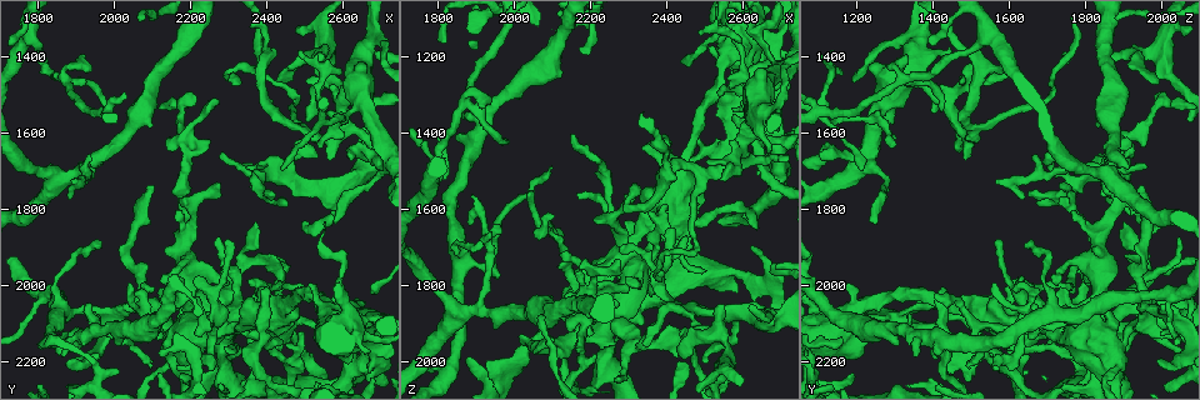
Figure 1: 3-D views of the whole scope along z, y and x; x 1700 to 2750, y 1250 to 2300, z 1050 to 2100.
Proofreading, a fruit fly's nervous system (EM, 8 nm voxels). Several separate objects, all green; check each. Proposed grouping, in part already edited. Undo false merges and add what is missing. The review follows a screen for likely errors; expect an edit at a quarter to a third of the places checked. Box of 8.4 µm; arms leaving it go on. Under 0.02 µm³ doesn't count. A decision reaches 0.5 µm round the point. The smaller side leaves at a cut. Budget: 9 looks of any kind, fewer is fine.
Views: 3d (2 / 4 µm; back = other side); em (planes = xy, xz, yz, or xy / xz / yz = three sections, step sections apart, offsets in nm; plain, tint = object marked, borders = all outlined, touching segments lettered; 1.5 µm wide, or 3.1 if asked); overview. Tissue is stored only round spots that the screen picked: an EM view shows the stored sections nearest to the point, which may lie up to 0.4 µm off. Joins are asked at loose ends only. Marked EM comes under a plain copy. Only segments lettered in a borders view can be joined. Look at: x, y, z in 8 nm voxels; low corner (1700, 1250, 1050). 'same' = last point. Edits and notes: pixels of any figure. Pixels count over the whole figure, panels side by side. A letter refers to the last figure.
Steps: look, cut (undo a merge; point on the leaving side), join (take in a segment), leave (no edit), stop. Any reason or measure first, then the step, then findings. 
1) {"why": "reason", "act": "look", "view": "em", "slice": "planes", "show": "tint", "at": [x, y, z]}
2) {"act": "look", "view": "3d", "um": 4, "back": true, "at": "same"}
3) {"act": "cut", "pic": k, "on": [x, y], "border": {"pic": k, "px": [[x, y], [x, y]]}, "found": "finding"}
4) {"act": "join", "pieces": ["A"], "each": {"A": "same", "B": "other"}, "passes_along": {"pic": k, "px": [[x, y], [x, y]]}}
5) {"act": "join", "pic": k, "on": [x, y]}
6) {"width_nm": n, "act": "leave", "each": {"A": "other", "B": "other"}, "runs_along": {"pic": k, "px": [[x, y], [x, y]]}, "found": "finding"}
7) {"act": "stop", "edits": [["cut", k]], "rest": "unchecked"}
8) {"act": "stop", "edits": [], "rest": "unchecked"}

{"why": "tapers out", "act": "look", "view": "em", "slice": "planes", "show": "borders", "at": [2100, 2200, 1485]}

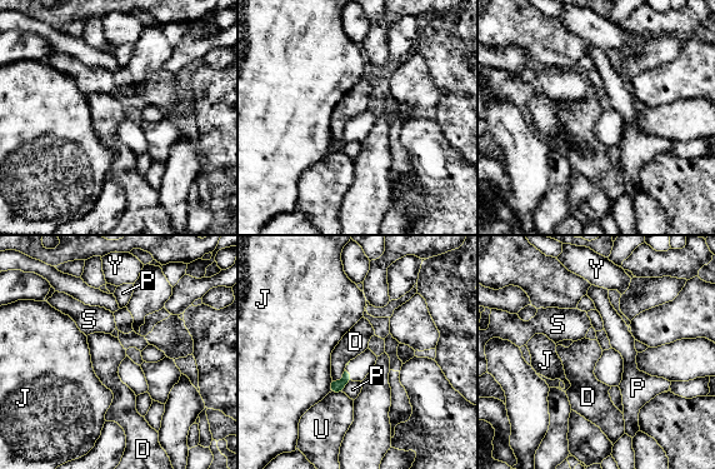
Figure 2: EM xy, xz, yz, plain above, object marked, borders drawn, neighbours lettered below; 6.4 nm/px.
{"act": "leave", "each": {"D": "other", "J": "other", "P": "other", "S": "other", "U": "other", "Y": "other"}, "border": {"pic": 2, "px": [[345, 370], [339, 380], [331, 379]]}, "found": "none of them fits"}

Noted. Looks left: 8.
{"why": "free end", "act": "look", "view": "3d", "um": 4, "back": true, "at": [2445, 1470, 1985]}

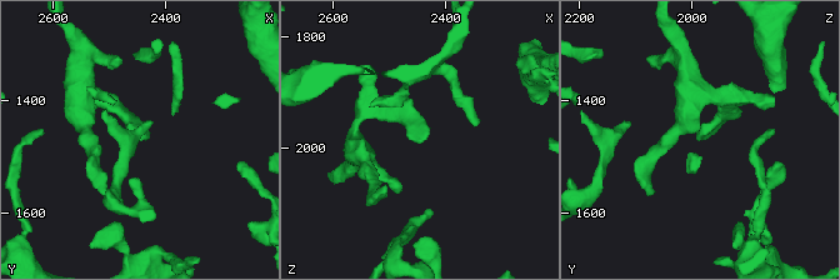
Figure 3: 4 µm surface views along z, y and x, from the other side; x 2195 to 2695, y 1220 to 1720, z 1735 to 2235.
{"why": "shape alone is not enough", "act": "look", "view": "em", "slice": "xz", "step": 4, "show": "tint", "at": [2450, 1470, 1985]}

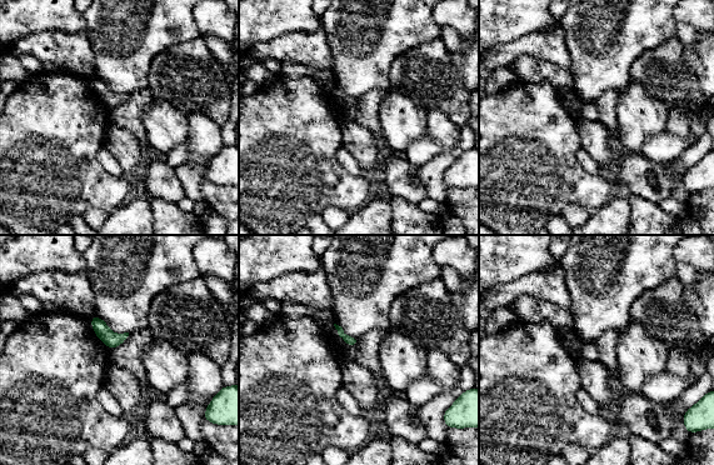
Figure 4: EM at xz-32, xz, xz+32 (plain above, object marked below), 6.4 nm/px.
{"why": "another direction", "act": "look", "view": "em", "slice": "planes", "show": "borders", "at": "same"}

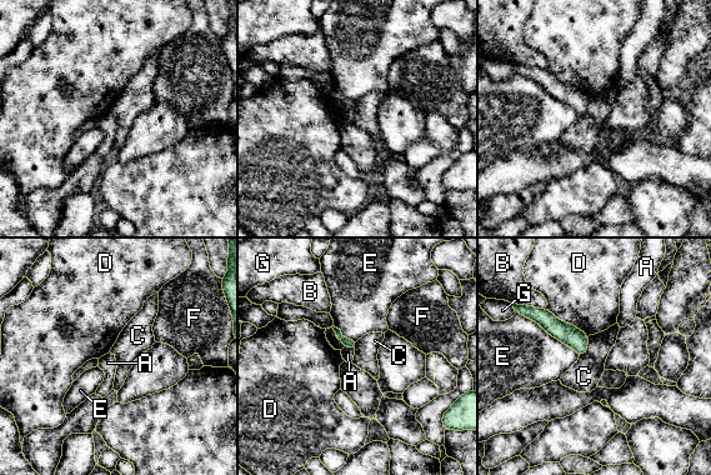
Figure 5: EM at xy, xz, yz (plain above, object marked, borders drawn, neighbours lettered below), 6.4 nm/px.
{"act": "leave", "each": {"A": "other", "B": "other", "C": "other", "D": "other", "E": "other", "F": "other", "G": "other"}, "runs_along": {"pic": 5, "px": [[522, 310], [542, 316], [584, 349]]}, "found": "no lettered segment goes on from it"}

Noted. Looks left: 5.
{"why": "branch stops here", "act": "look", "view": "3d", "um": 4, "at": [2220, 1980, 1640]}

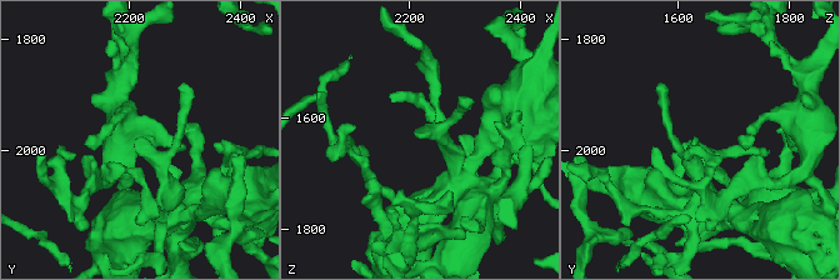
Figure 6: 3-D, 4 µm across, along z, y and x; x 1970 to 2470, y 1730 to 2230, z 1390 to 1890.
{"act": "look", "view": "em", "slice": "yz", "step": 4, "show": "borders", "at": [2210, 1990, 1630]}

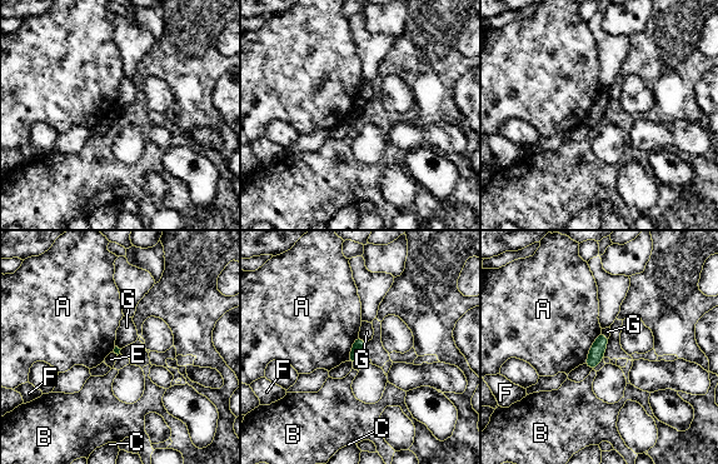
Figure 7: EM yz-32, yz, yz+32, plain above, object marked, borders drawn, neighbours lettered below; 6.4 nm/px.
{"act": "leave", "each": {"A": "other", "B": "other", "C": "other", "E": "other", "F": "other", "G": "other"}, "border": {"pic": 7, "px": [[359, 335], [365, 343]]}, "found": "none of them fits"}

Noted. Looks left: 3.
{"why": "a fork", "act": "look", "view": "em", "slice": "planes", "show": "tint", "at": [2600, 1550, 1250]}

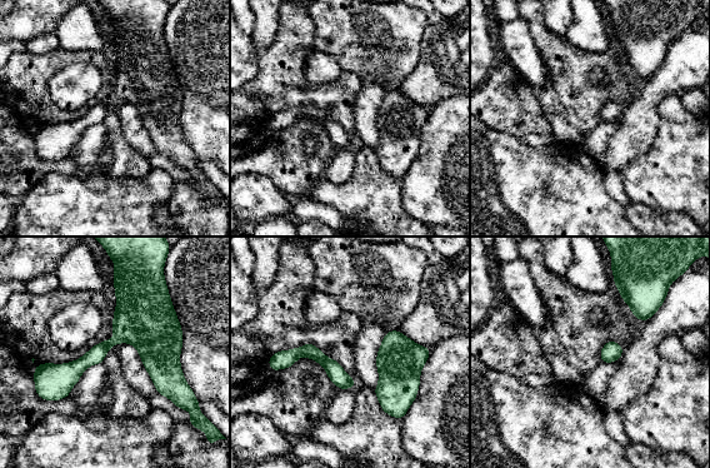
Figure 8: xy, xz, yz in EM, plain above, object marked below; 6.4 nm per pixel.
{"act": "look", "view": "em", "slice": "planes", "show": "borders", "at": "same"}

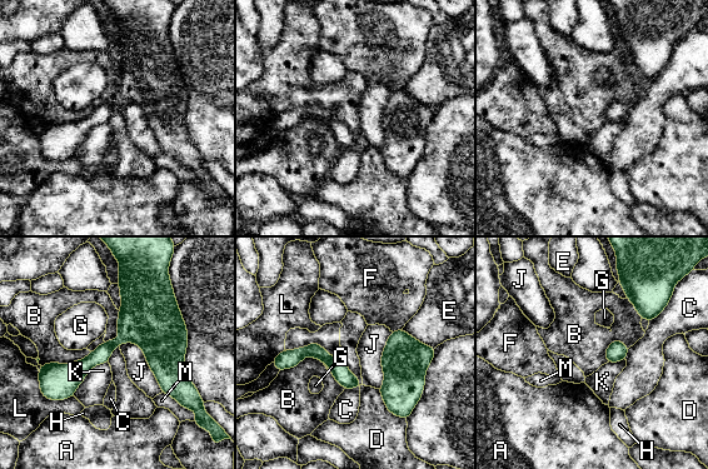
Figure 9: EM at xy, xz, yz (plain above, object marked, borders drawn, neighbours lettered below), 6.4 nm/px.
{"act": "leave", "each": {"A": "other", "B": "other", "C": "other", "D": "other", "E": "other", "F": "other", "G": "other", "H": "other", "J": "other", "K": "other", "L": "other", "M": "other"}, "runs_along": {"pic": 9, "px": [[130, 302], [130, 329], [49, 395]]}, "found": "continuous, no second neuron"}

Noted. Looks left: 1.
{"act": "stop", "edits": [], "rest": "unchecked"}

